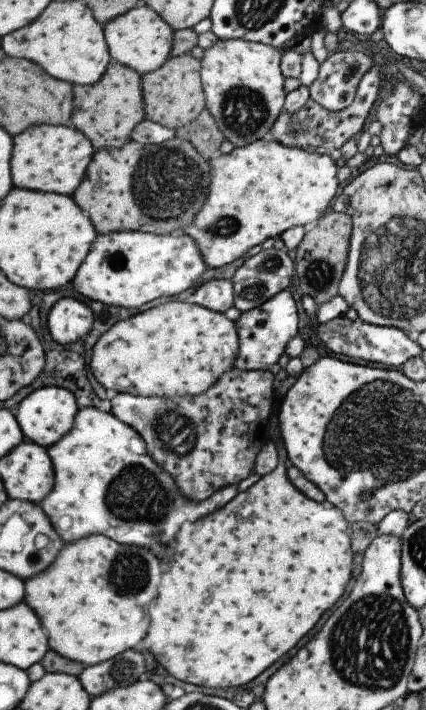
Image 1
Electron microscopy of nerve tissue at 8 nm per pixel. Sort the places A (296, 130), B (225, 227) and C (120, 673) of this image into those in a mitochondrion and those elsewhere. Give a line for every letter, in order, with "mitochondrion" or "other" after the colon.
A: mitochondrion
B: mitochondrion
C: mitochondrion

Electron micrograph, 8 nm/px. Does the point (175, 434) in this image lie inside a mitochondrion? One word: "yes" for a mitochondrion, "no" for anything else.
yes

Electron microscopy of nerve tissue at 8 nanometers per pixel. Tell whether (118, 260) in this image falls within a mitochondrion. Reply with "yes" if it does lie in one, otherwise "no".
yes

